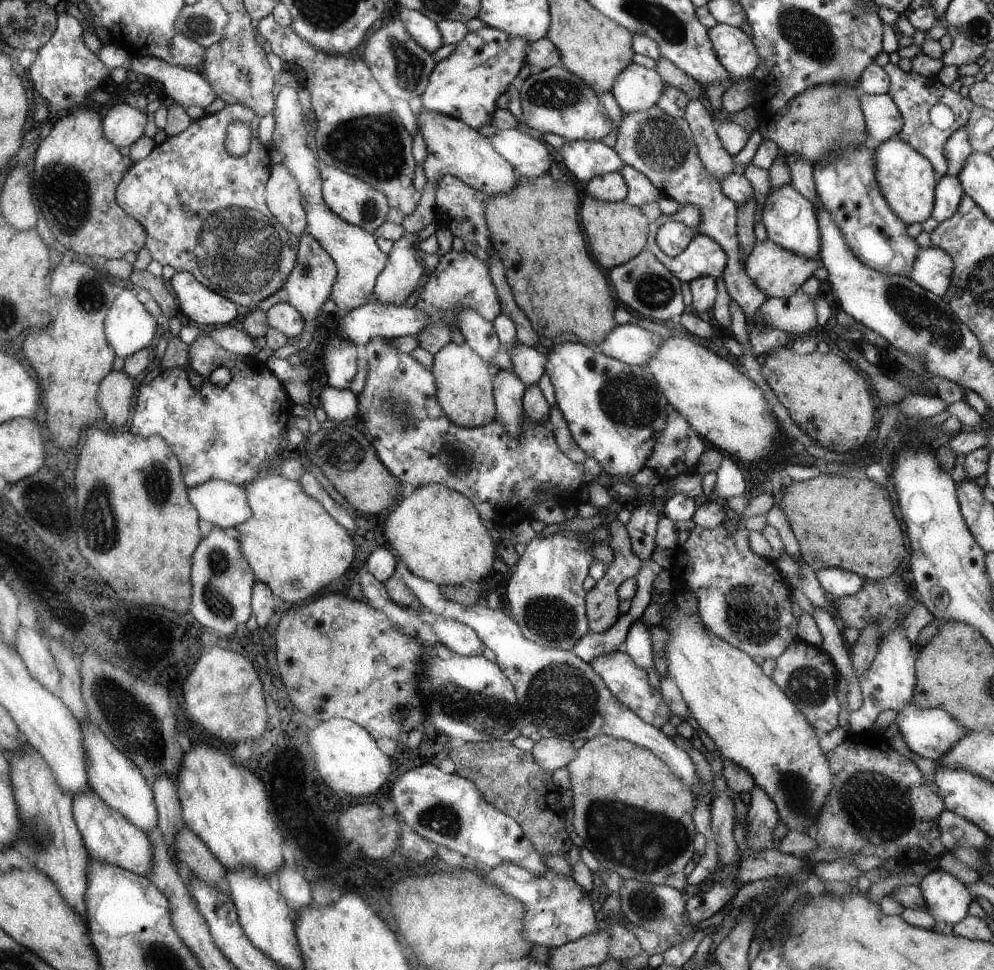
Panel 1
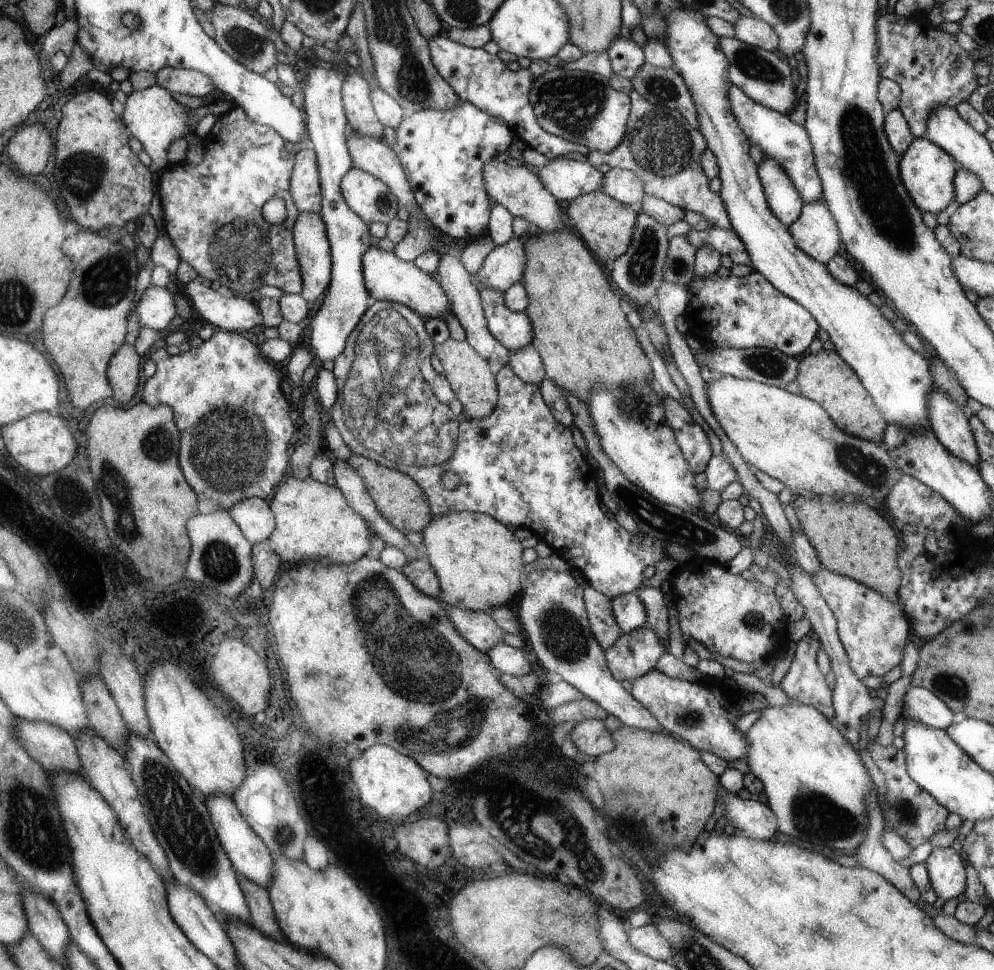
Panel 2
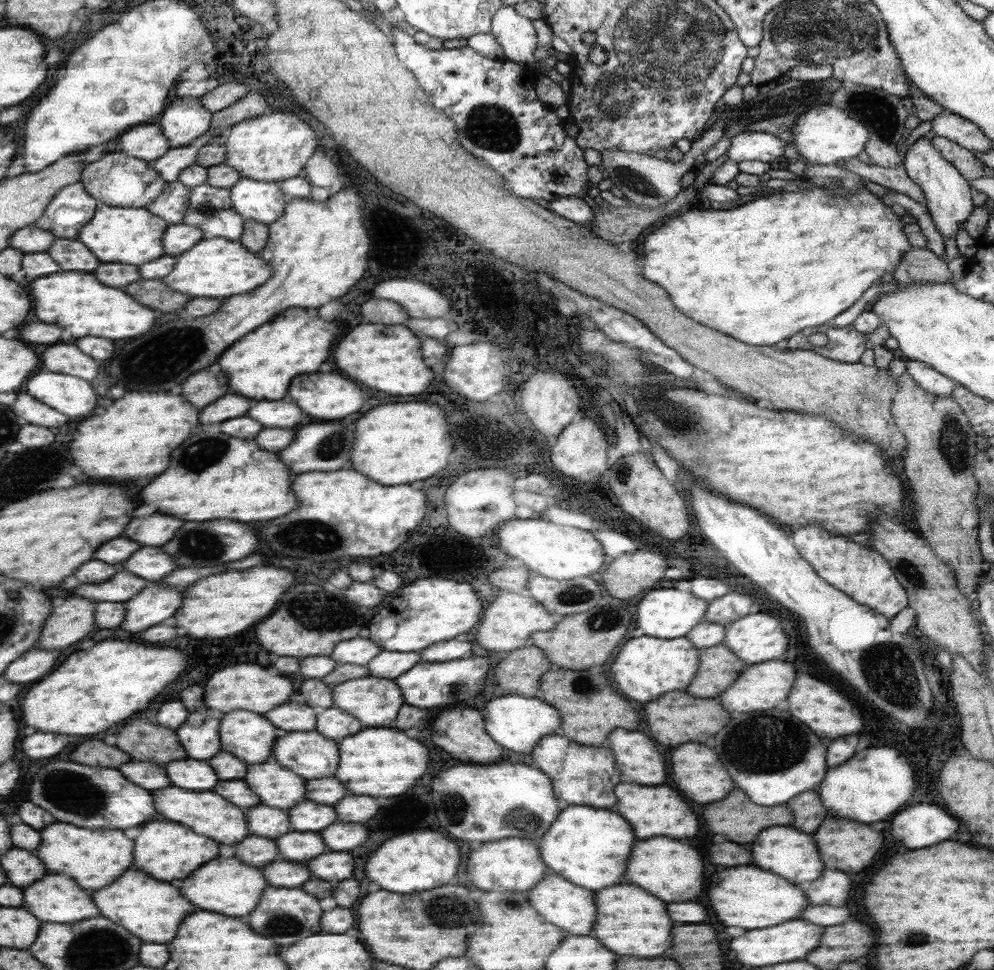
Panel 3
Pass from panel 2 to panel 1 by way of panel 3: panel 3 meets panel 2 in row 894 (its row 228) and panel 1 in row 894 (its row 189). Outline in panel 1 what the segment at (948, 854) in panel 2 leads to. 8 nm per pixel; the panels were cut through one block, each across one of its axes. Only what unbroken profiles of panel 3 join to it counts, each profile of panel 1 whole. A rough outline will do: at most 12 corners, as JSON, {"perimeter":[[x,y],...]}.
{"perimeter":[[940,868],[921,879],[926,911],[954,926],[973,901],[966,884]]}

